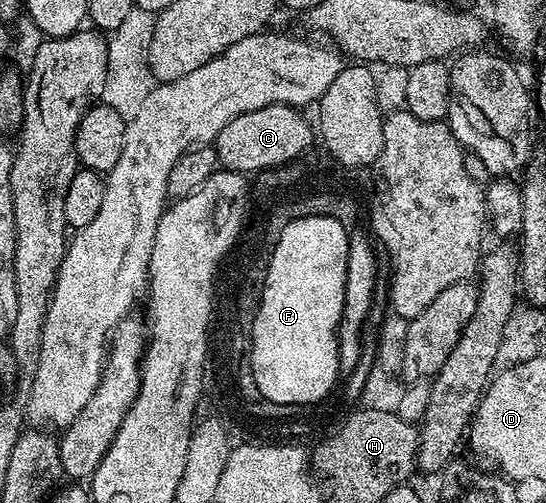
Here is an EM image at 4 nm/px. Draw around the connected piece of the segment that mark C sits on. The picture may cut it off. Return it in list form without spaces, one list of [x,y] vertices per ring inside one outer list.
[[[266,106],[229,120],[213,143],[218,165],[228,172],[251,176],[302,159],[311,146],[313,126],[299,114],[293,106]]]

